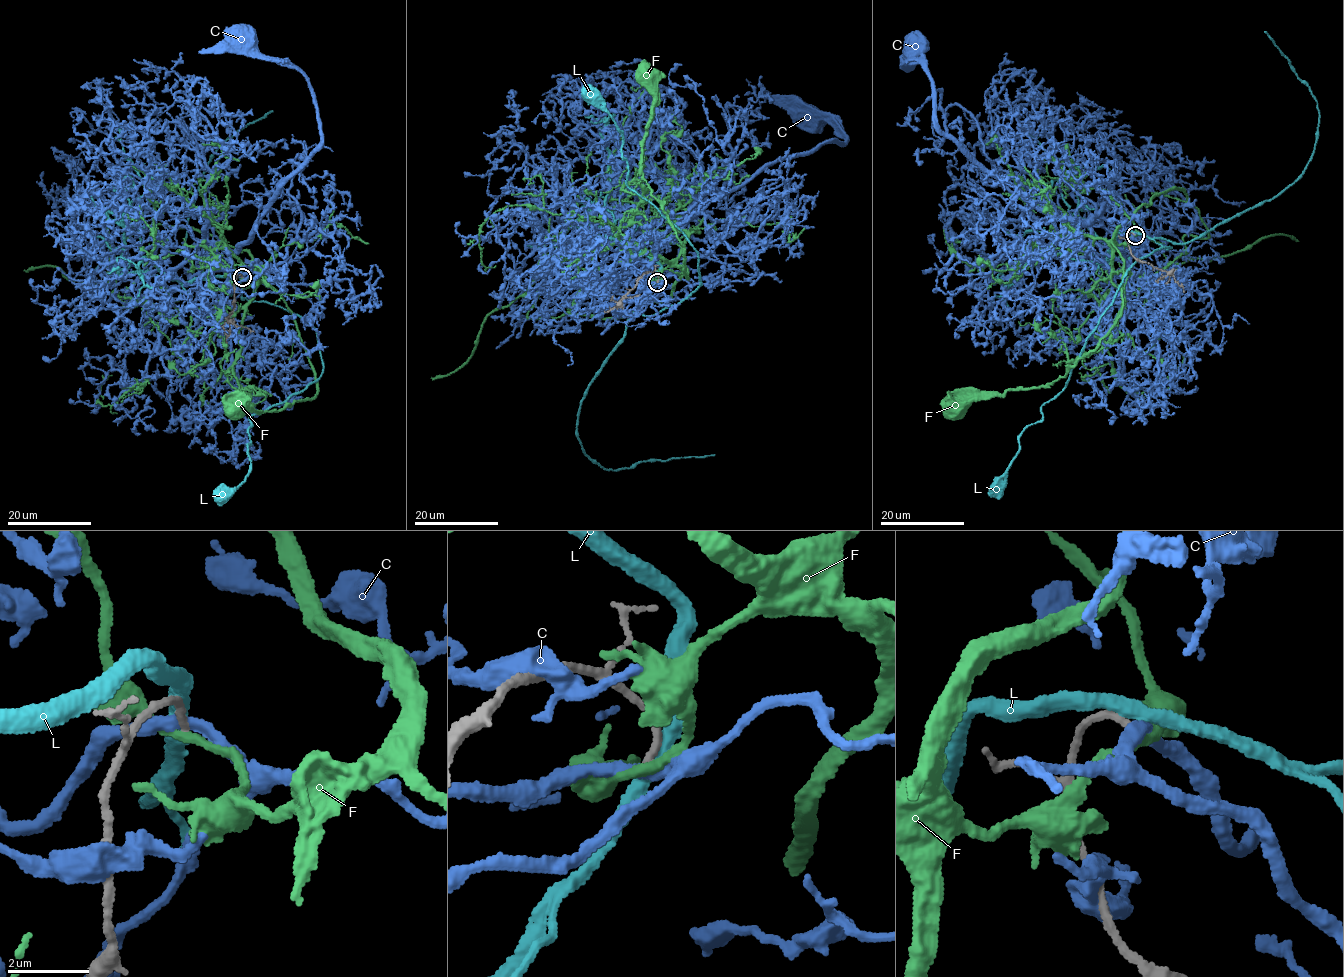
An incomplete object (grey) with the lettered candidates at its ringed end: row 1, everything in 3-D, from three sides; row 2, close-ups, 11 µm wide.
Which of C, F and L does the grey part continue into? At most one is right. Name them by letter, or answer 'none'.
none

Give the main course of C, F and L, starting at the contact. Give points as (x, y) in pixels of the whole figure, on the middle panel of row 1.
C: (656, 282), (610, 277), (646, 236), (672, 238), (768, 166), (831, 141), (845, 146), (840, 131), (808, 117)
F: (656, 282), (665, 268), (682, 264), (689, 278), (682, 242), (642, 172), (654, 102), (646, 78)
L: (658, 280), (645, 316), (699, 287), (698, 257), (627, 186), (622, 133), (588, 96)

